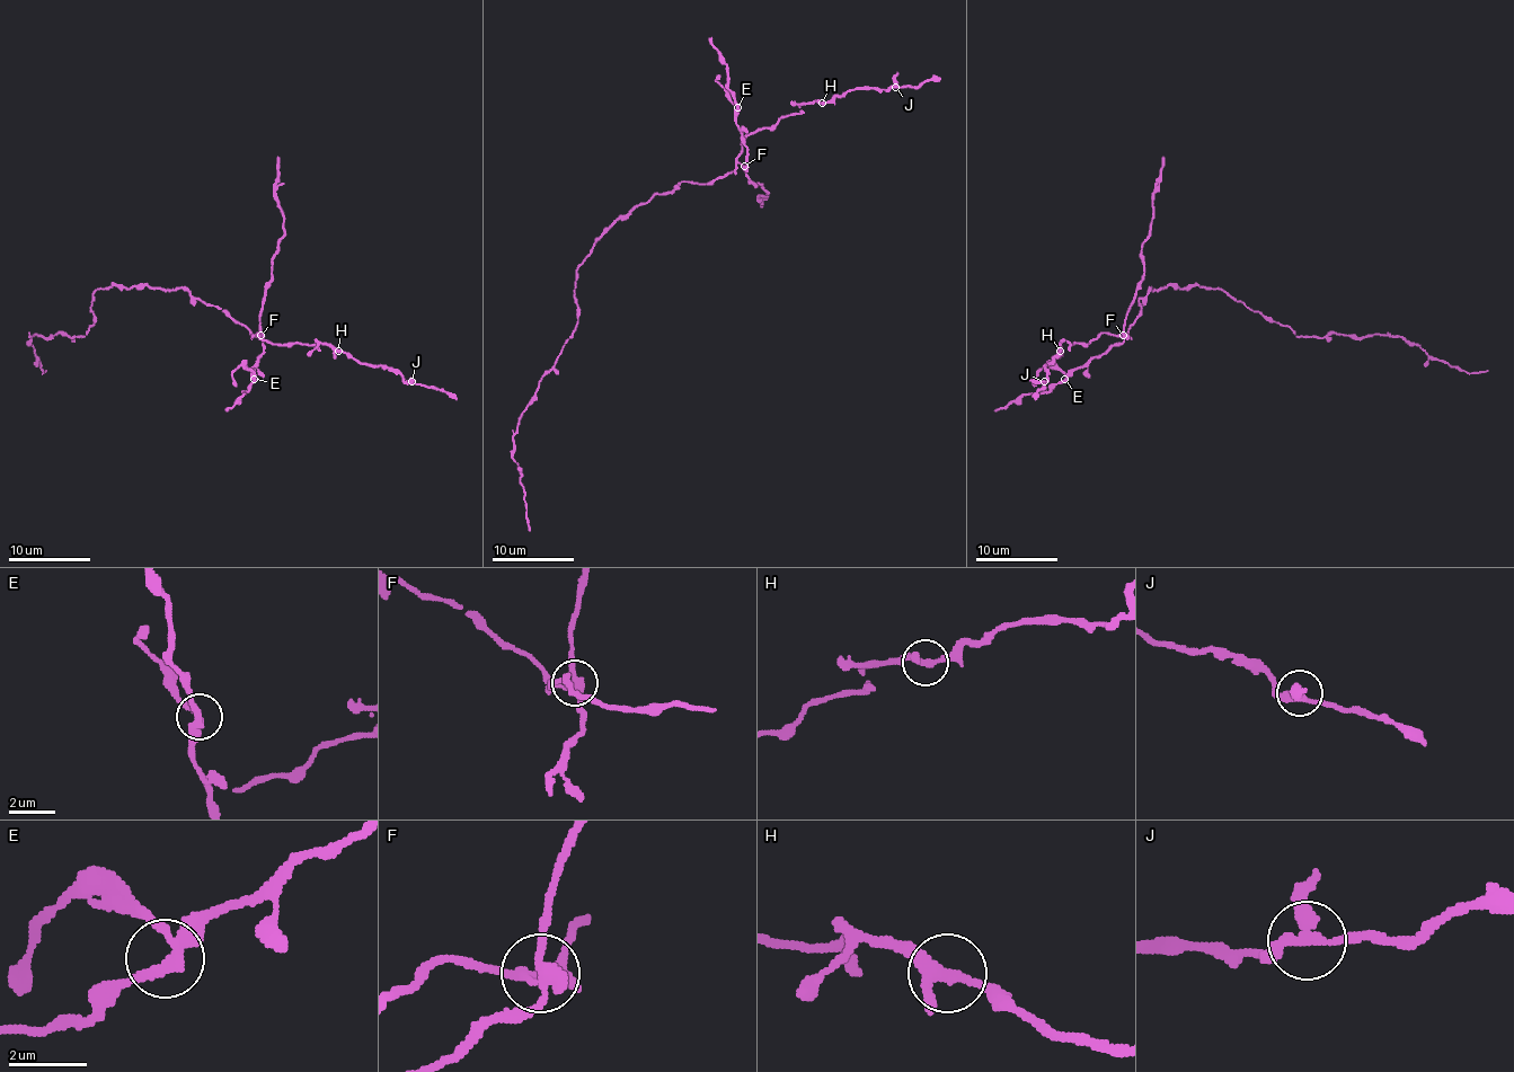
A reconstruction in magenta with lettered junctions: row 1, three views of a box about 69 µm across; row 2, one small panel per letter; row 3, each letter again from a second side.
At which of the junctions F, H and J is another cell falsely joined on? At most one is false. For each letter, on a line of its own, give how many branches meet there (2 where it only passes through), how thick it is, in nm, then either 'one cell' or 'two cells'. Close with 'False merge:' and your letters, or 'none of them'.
F: 3 branches meet; 280 nm thick; two cells
H: 3 branches meet; 280 nm thick; one cell
J: 3 branches meet; 280 nm thick; one cell
False merge: F

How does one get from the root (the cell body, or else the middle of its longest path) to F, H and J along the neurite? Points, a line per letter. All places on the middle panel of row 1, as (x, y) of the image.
F: (631, 212), (656, 195), (670, 193), (682, 180), (711, 183), (740, 165), (744, 167)
H: (631, 212), (682, 180), (725, 177), (736, 168), (750, 134), (795, 115), (802, 105), (822, 103)
J: (631, 212), (682, 180), (725, 177), (750, 134), (802, 105), (895, 87)

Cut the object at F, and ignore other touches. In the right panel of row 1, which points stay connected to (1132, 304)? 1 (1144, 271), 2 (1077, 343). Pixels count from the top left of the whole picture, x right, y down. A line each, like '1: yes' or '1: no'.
1: yes
2: no

